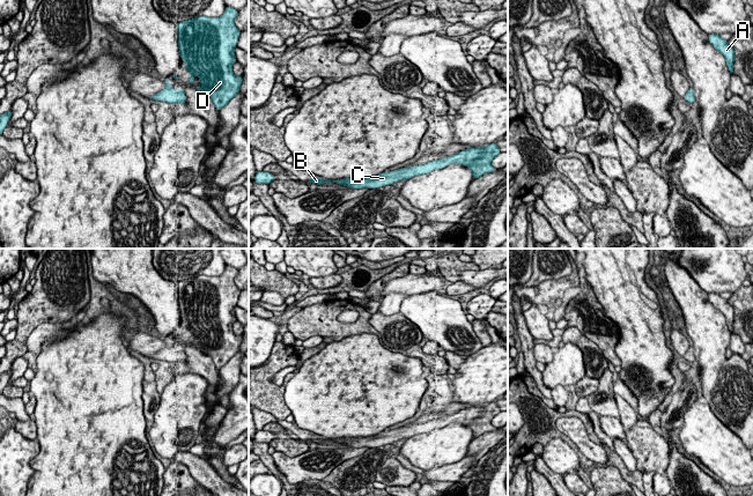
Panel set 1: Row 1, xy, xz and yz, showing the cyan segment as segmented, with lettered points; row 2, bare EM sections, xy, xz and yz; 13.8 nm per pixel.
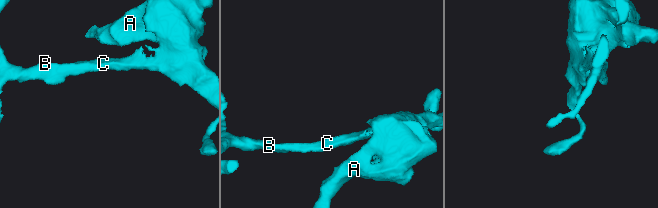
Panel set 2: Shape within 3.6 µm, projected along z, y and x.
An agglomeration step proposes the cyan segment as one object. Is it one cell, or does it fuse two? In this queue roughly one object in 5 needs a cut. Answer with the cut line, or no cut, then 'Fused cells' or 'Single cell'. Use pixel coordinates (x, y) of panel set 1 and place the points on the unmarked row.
No split. Single cell

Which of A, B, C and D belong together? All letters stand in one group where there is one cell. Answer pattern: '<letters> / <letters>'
A B C D

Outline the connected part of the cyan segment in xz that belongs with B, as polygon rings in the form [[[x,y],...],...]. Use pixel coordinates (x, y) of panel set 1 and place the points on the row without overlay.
[[[490,402],[479,407],[464,408],[448,417],[441,417],[428,421],[422,424],[400,427],[394,430],[385,430],[375,436],[369,437],[344,437],[340,439],[322,438],[311,436],[308,438],[311,443],[322,444],[323,442],[335,442],[350,447],[378,447],[385,444],[407,439],[414,435],[430,432],[433,429],[443,428],[450,423],[462,423],[472,430],[473,438],[481,436],[485,432],[494,431],[496,428],[492,424],[492,420],[501,412],[496,402]]]

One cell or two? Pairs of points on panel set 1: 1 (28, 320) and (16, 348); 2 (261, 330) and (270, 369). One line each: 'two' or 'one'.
1: one
2: two

